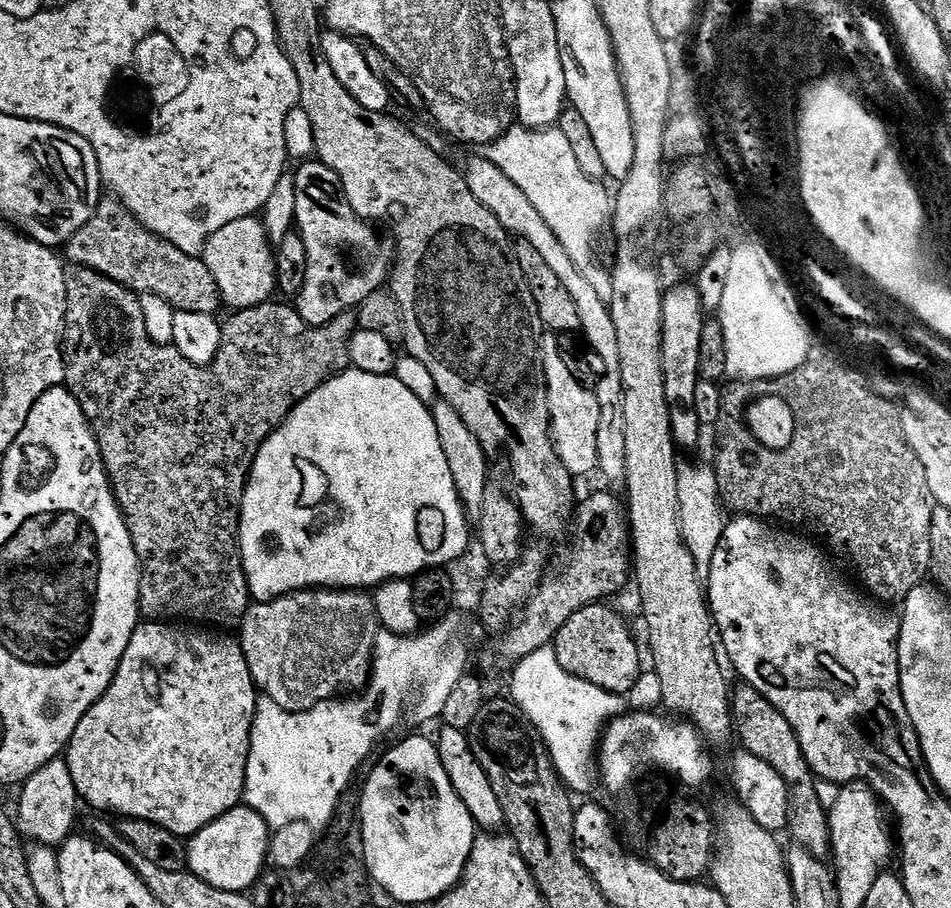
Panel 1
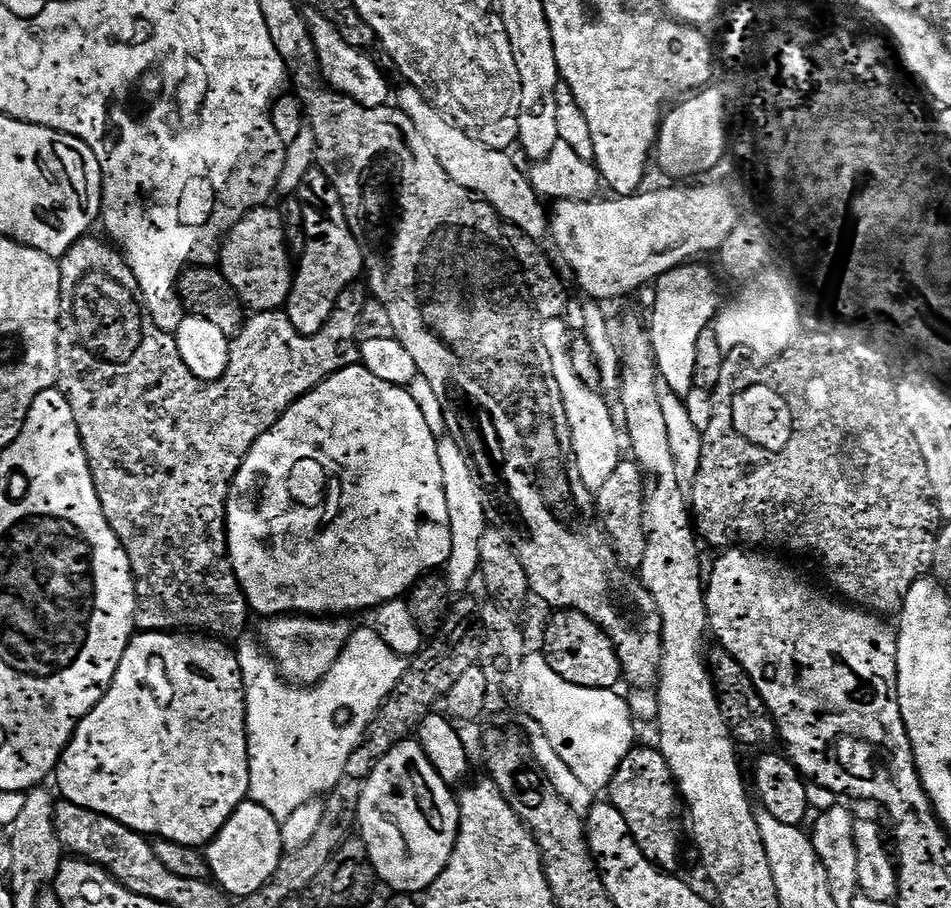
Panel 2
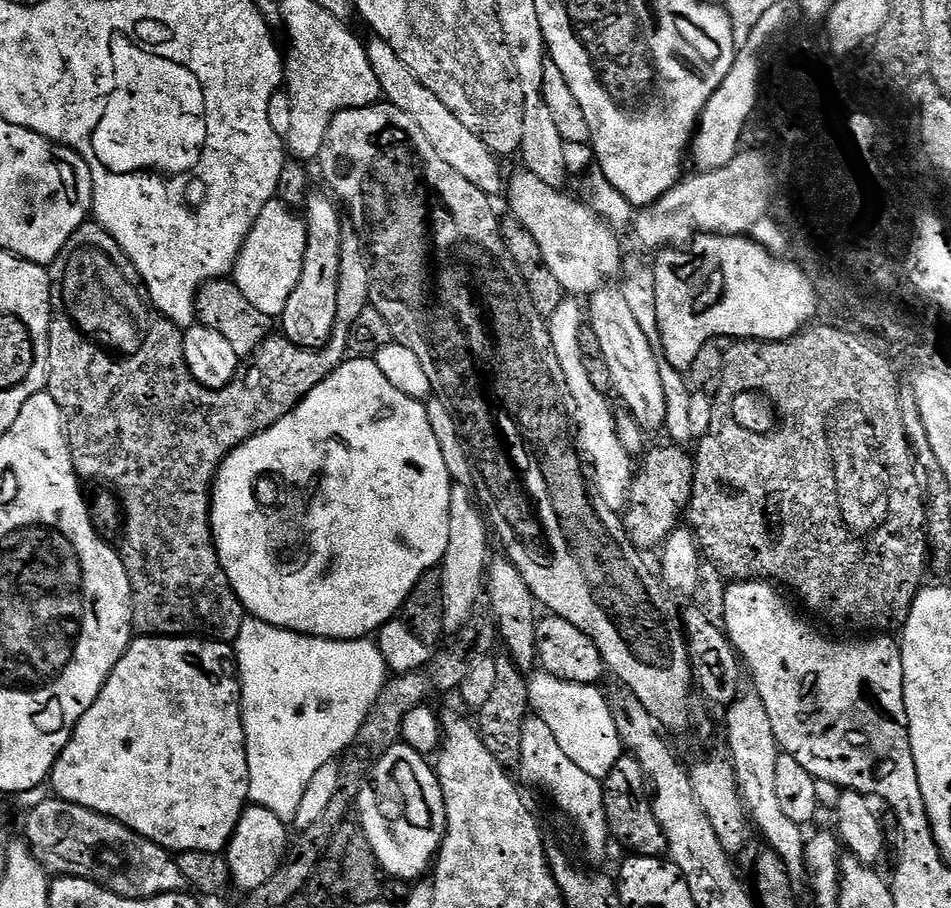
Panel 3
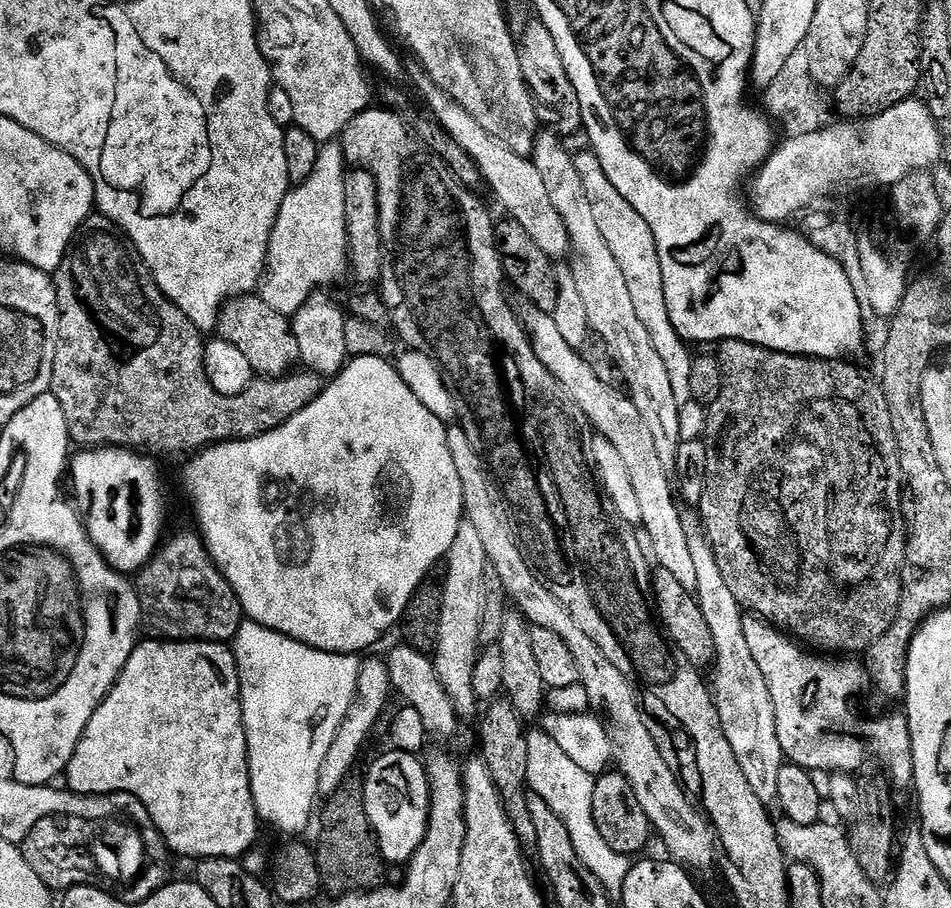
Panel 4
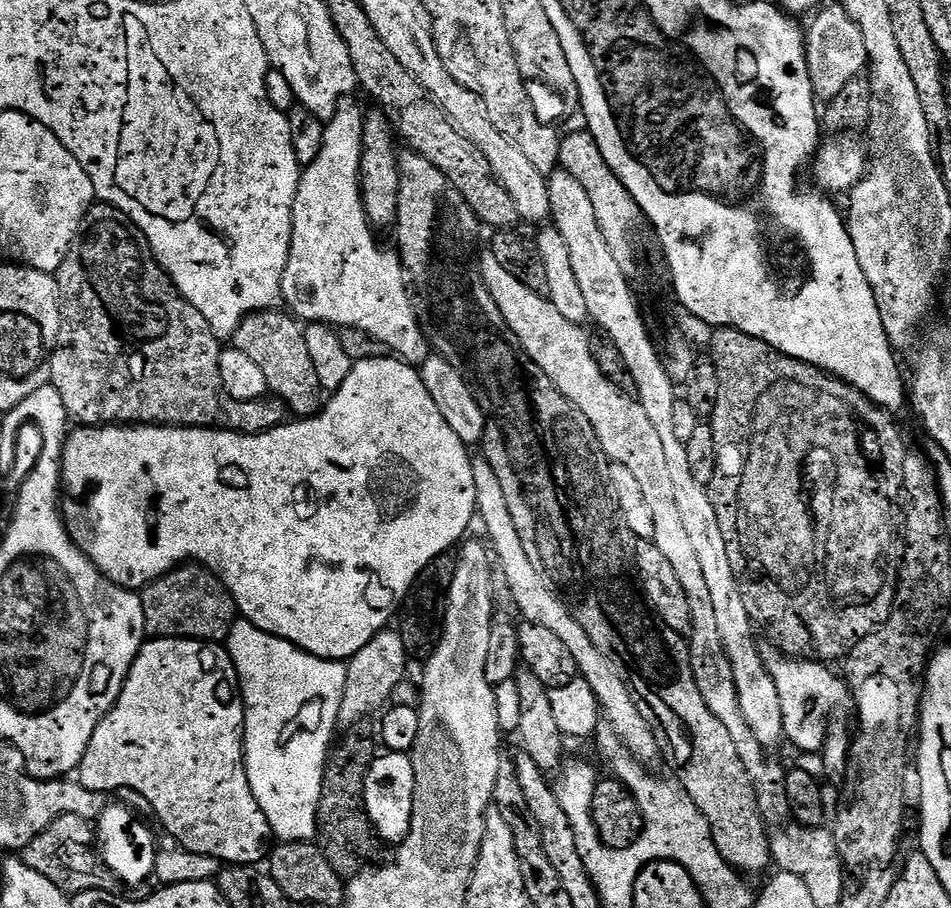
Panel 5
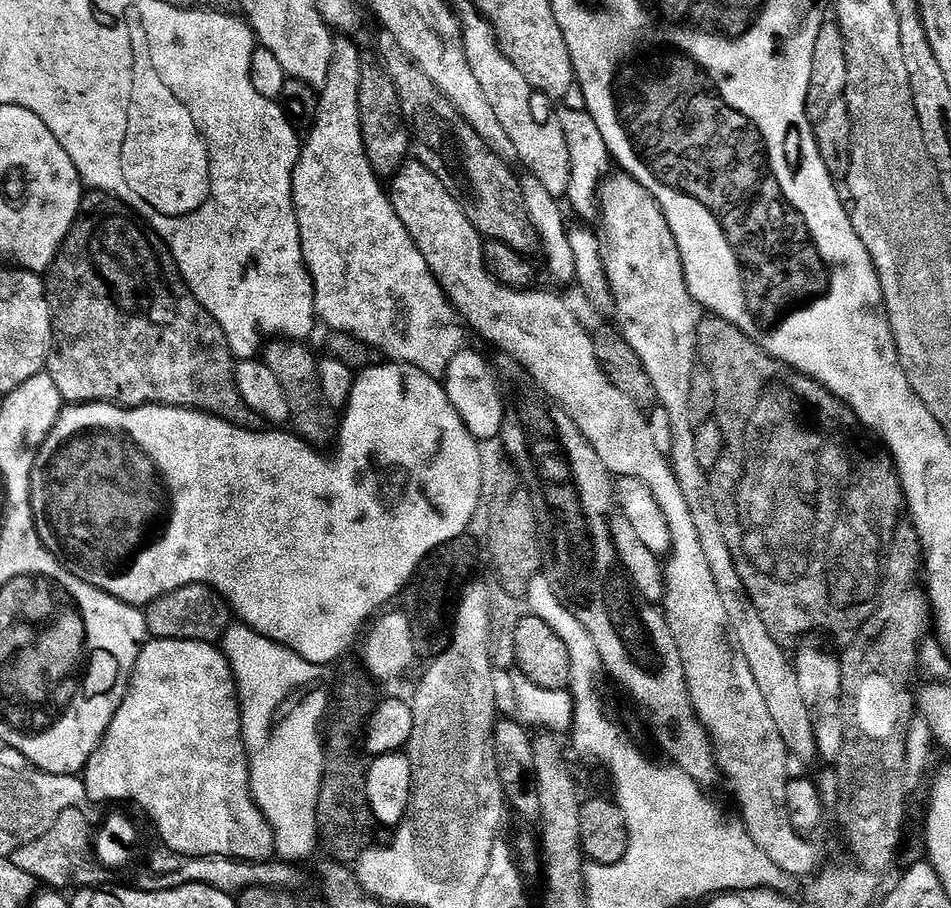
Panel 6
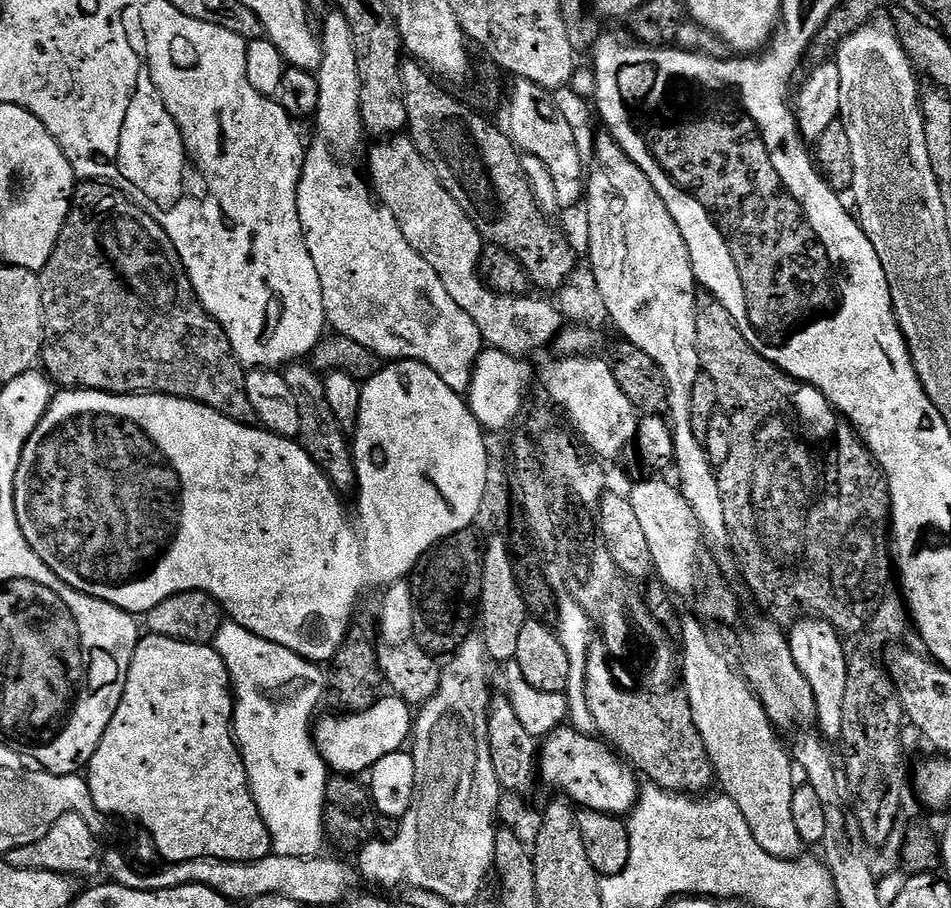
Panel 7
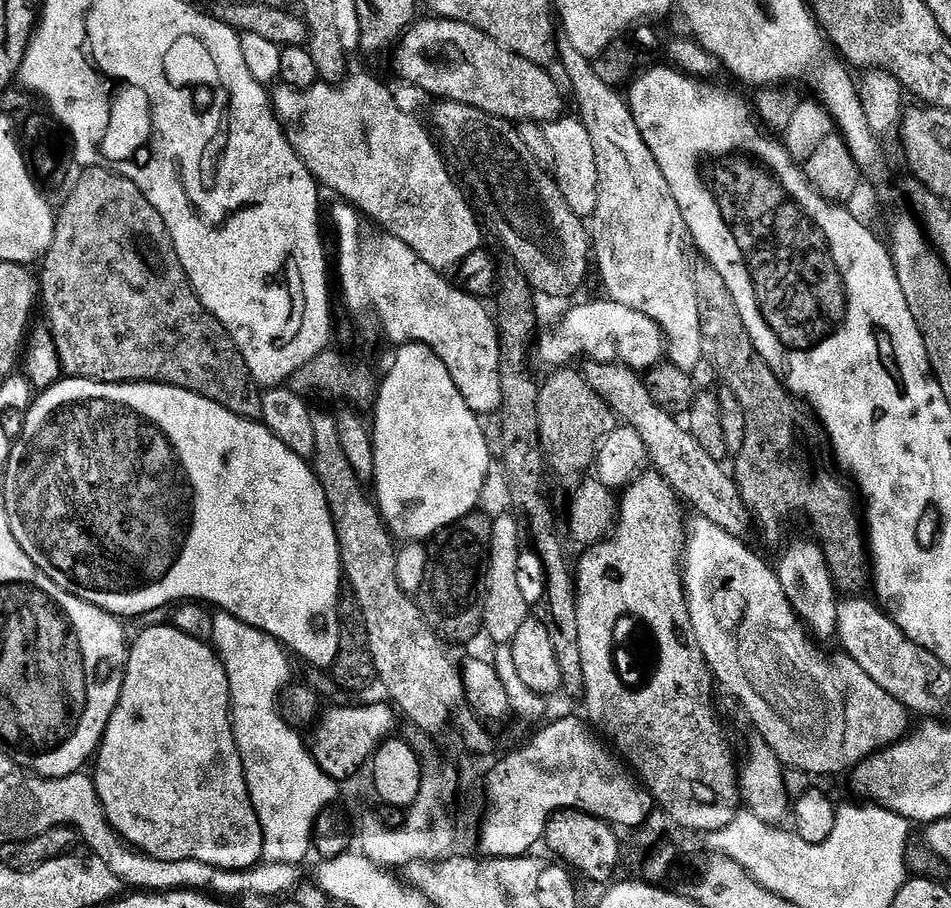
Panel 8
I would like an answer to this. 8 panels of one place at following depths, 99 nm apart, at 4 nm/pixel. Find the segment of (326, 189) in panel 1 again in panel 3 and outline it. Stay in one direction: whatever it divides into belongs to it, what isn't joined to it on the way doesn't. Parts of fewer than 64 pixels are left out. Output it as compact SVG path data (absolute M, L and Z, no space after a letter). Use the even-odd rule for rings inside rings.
M313 191L306 201L306 258L302 262L298 286L294 286L294 294L290 294L290 302L286 302L286 310L278 318L278 324L284 327L281 328L282 334L300 348L323 348L336 325L342 250L341 209L337 201L324 192Z

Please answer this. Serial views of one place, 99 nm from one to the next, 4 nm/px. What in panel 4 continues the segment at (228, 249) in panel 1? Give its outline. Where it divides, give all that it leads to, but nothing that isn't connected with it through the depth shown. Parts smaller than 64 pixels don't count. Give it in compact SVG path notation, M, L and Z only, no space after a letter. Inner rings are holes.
M328 142L323 145L318 154L318 162L314 165L314 174L306 178L304 184L295 185L282 202L276 215L274 230L270 234L268 247L268 262L266 271L260 277L258 294L278 314L289 318L296 315L316 291L325 286L332 286L335 280L340 280L350 268L348 258L348 235L346 234L346 161L344 149L339 143Z

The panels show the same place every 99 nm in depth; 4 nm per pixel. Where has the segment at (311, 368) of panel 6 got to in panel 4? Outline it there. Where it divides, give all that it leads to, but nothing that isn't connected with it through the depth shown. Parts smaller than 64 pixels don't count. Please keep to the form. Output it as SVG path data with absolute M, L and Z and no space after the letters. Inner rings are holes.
M245 294L224 301L216 319L216 332L219 339L232 343L242 352L257 377L286 376L300 364L298 338L294 338L291 319L266 306L259 294Z

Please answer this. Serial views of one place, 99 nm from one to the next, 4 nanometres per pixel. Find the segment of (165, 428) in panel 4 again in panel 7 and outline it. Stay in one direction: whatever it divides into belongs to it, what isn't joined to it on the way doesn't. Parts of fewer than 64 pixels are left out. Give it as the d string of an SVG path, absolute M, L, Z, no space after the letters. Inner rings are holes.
M84 182L77 187L62 234L38 275L44 311L42 368L61 389L156 392L204 404L239 424L257 423L246 392L246 369L234 354L226 330L197 298L166 230L119 188L108 182Z

